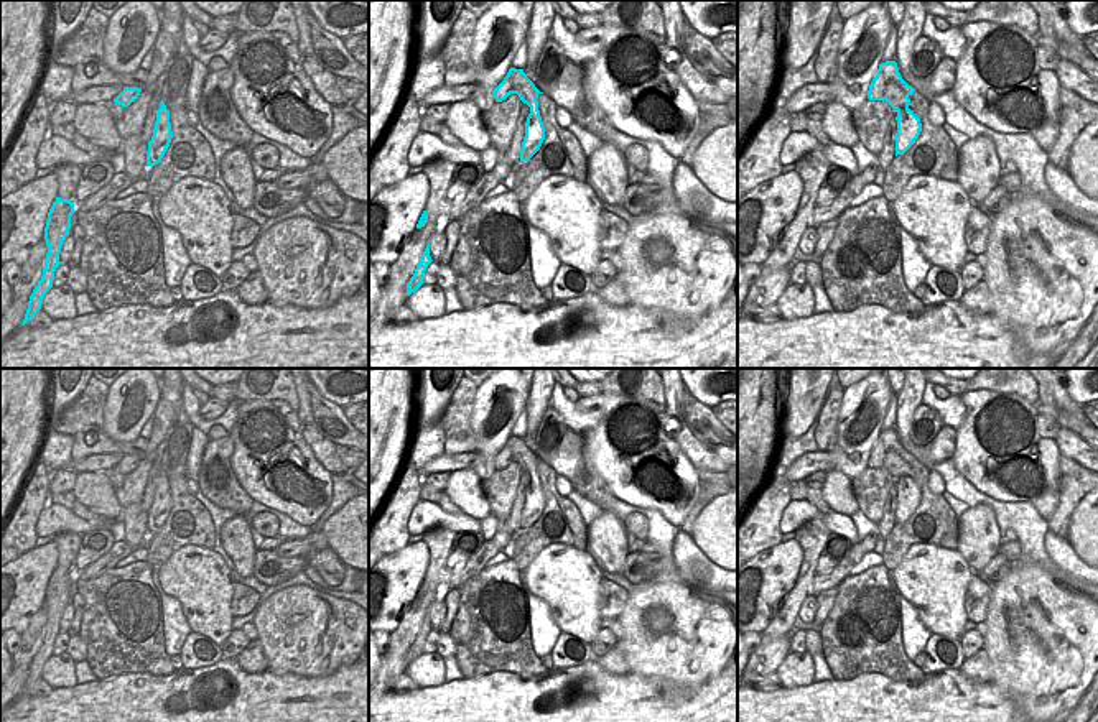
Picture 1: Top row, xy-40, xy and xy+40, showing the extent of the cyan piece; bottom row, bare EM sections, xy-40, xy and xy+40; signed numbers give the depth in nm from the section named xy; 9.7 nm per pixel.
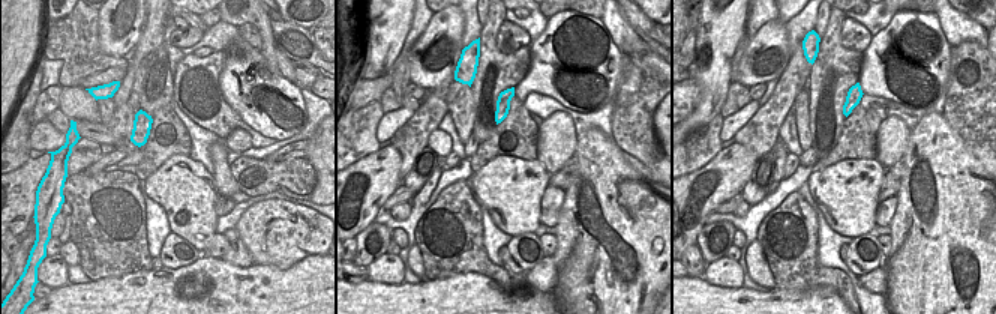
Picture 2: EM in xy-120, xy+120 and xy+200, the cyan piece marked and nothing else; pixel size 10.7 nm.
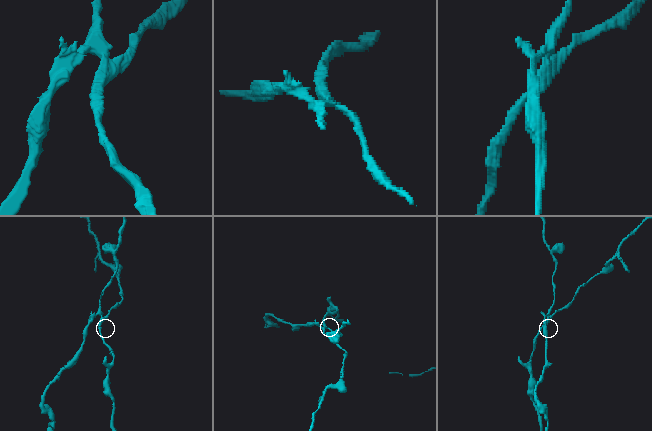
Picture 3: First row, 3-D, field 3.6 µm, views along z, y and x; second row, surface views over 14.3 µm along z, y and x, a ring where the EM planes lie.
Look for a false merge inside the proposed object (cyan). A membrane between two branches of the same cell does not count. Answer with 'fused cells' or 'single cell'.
fused cells

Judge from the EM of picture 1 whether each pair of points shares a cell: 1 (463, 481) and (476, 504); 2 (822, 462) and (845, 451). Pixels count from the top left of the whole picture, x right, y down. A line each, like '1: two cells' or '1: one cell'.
1: one cell
2: two cells

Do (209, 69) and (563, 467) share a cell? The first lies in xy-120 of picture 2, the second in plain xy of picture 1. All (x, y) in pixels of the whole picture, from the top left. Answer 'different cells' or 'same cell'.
different cells

